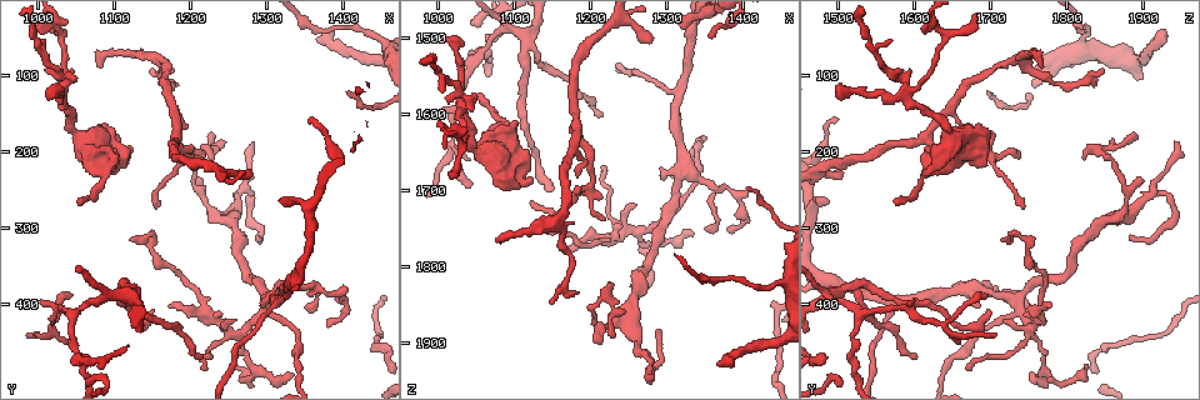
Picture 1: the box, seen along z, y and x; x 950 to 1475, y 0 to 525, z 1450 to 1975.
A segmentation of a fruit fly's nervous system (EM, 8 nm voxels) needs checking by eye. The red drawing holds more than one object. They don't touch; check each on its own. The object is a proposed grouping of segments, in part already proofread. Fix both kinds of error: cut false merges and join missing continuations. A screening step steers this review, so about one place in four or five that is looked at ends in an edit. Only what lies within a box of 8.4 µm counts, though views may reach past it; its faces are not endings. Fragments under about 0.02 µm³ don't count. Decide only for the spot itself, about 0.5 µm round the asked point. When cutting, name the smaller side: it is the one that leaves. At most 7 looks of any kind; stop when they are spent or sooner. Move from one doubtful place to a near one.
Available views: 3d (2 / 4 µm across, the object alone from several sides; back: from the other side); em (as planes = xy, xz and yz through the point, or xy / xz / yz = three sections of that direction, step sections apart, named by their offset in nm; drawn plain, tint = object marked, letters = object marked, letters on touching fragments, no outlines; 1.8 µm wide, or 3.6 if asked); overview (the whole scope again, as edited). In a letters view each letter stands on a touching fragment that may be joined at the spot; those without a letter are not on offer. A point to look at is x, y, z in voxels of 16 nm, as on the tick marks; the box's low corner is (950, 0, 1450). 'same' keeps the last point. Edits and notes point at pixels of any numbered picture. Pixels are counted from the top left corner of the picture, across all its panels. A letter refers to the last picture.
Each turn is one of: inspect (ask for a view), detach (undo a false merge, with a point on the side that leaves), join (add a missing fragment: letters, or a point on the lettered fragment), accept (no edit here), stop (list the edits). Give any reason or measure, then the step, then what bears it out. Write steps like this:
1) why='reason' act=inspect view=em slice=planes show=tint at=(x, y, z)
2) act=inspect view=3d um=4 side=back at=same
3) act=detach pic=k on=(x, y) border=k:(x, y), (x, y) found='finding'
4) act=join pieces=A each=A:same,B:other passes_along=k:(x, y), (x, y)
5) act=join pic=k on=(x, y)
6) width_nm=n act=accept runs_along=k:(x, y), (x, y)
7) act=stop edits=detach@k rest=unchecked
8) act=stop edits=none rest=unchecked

act=inspect view=3d um=4 at=(1315, 395, 1570)

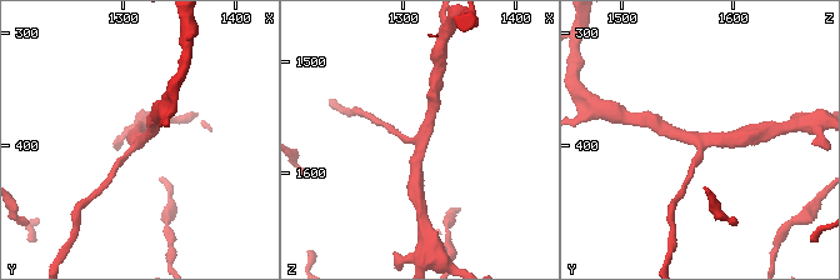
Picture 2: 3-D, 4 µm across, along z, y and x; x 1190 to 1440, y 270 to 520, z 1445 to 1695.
act=inspect view=em slice=planes show=letters at=(1316, 398, 1570)

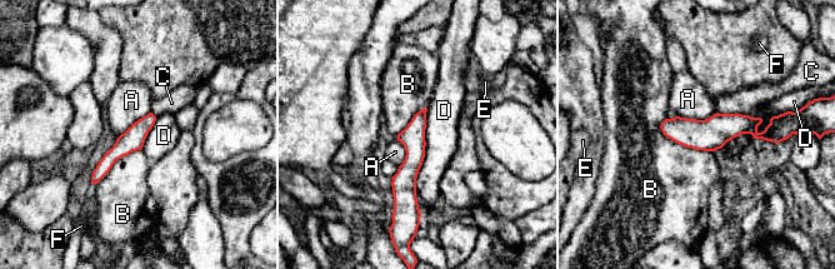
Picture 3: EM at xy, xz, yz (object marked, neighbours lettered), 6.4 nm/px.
act=accept each=A:other,B:other,C:other,D:other,E:other,F:other border=3:(428, 108), (425, 157), (415, 190) found='continuous, no second cell'

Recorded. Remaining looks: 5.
why='four arms meet' act=inspect view=3d um=4 at=(1300, 390, 1735)

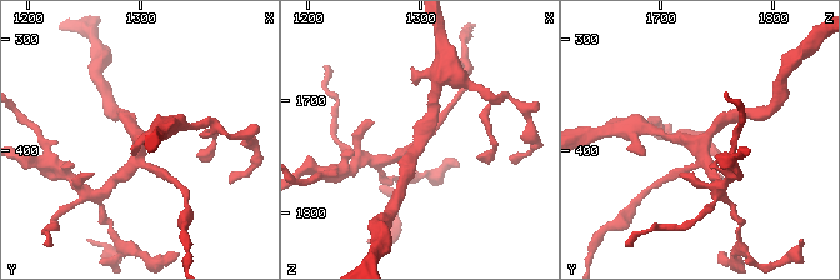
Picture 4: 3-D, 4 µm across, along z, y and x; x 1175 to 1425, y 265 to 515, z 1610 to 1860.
arms=4 why='now the EM' act=inspect view=em slice=xy step=16 show=tint at=(1298, 392, 1738)

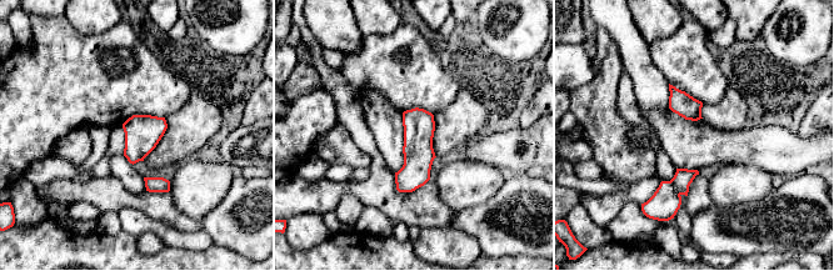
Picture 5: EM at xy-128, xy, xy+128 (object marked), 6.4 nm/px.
act=inspect view=em slice=planes show=letters at=same

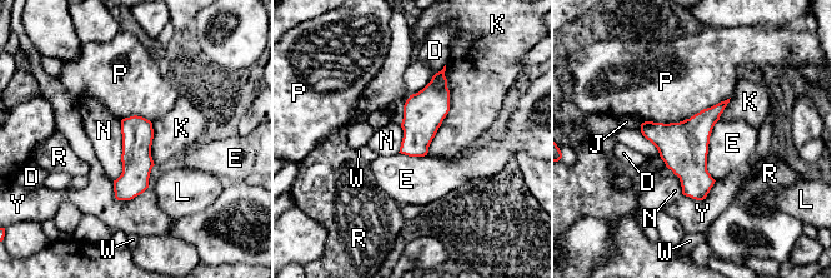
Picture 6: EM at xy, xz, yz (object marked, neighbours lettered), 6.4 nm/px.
act=accept each=D:other,E:other,J:other,K:other,L:other,N:other,P:other,R:other,W:other,Y:other border=6:(121, 120), (121, 173), (114, 180) found='all the same cell'

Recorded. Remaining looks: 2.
why='calibre changes' act=inspect view=3d um=2 side=back at=(1210, 250, 1880)

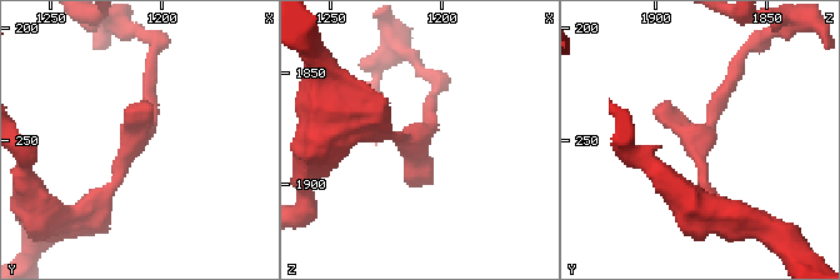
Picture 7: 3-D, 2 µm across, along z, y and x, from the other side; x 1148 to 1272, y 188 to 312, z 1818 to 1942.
why='now the EM' act=inspect view=em slice=planes show=letters at=(1213, 250, 1881)

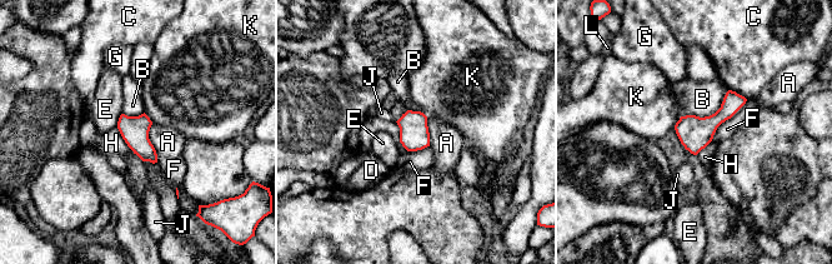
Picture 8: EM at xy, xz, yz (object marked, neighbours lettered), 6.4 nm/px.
width_nm=180 act=accept each=A:other,B:other,C:other,D:other,E:other,F:other,G:other,H:other,J:other,K:other,L:other border=8:(151, 123), (149, 140), (158, 154) found='all the same cell'

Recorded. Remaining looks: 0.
act=stop edits=none rest=unchecked

